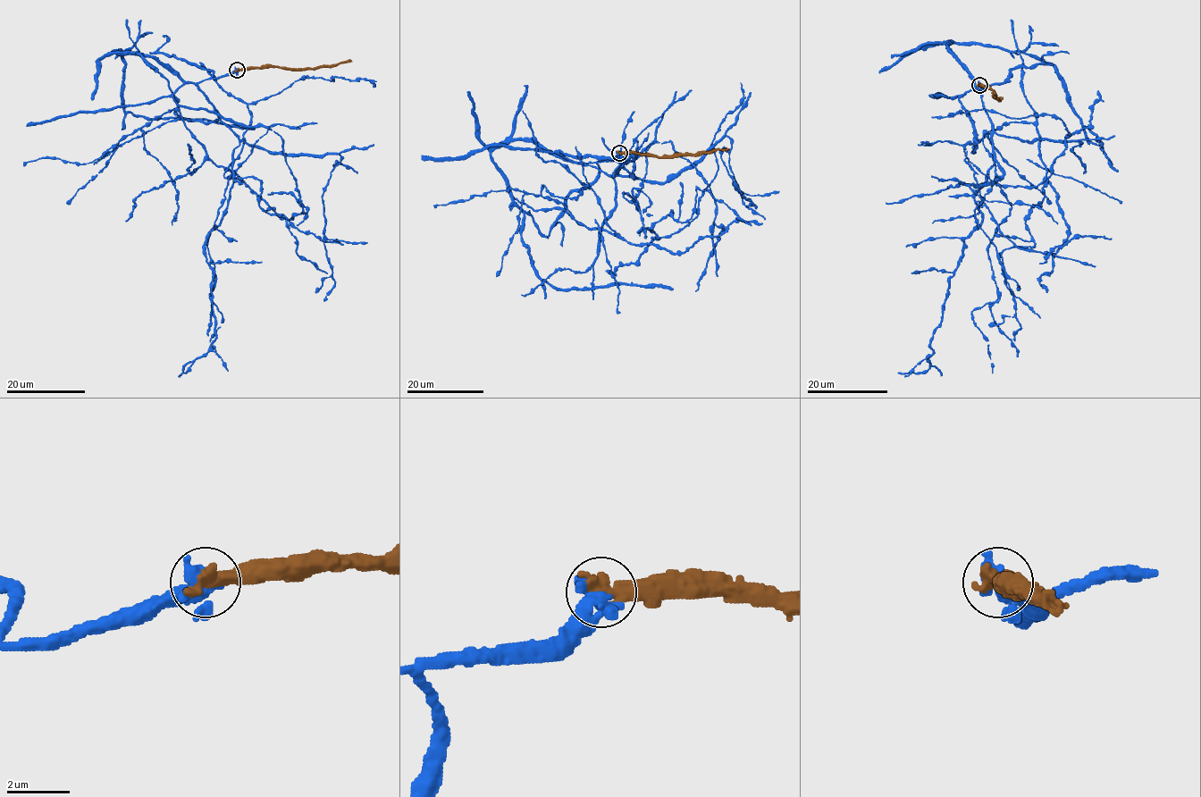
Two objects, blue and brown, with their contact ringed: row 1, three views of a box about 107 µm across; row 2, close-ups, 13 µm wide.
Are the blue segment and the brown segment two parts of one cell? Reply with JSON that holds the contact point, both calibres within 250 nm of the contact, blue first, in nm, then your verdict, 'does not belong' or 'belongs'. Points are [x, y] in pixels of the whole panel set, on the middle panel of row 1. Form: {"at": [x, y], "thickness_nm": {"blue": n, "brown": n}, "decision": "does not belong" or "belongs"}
{"at": [619, 153], "thickness_nm": {"blue": 480, "brown": 600}, "decision": "belongs"}

